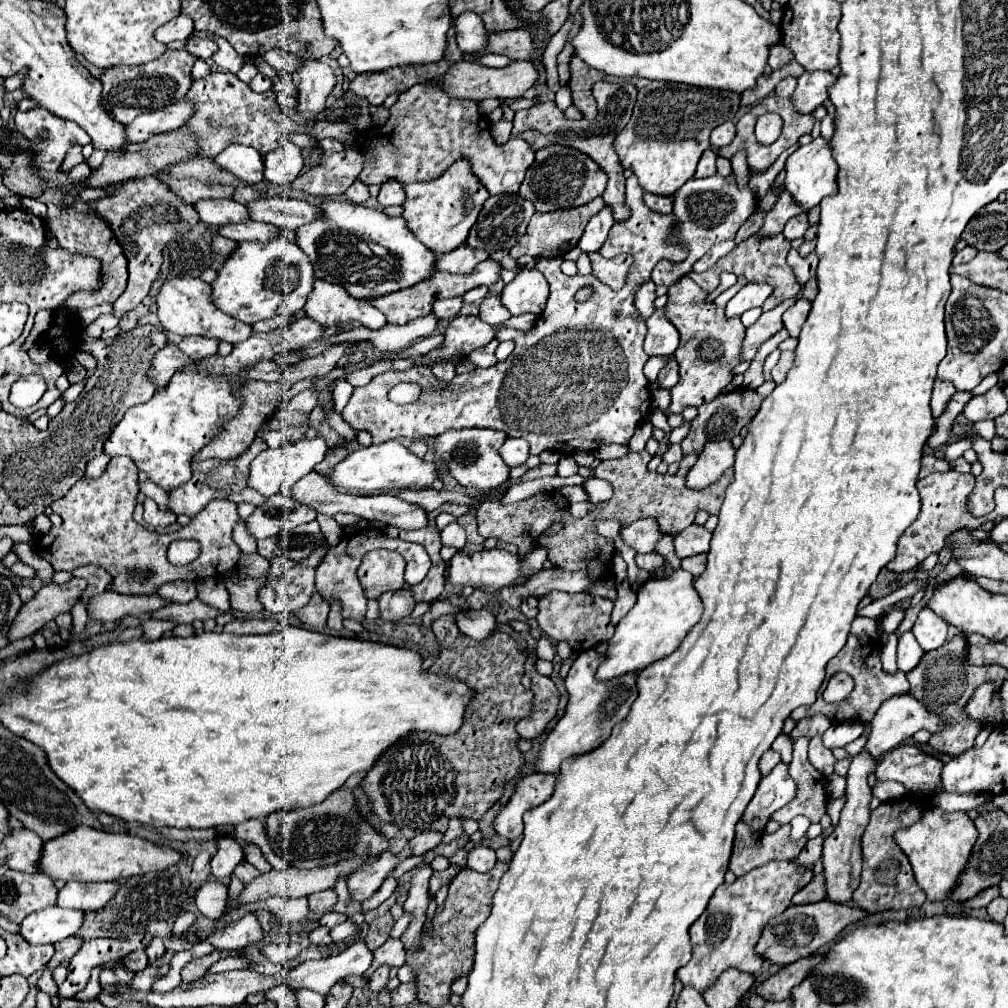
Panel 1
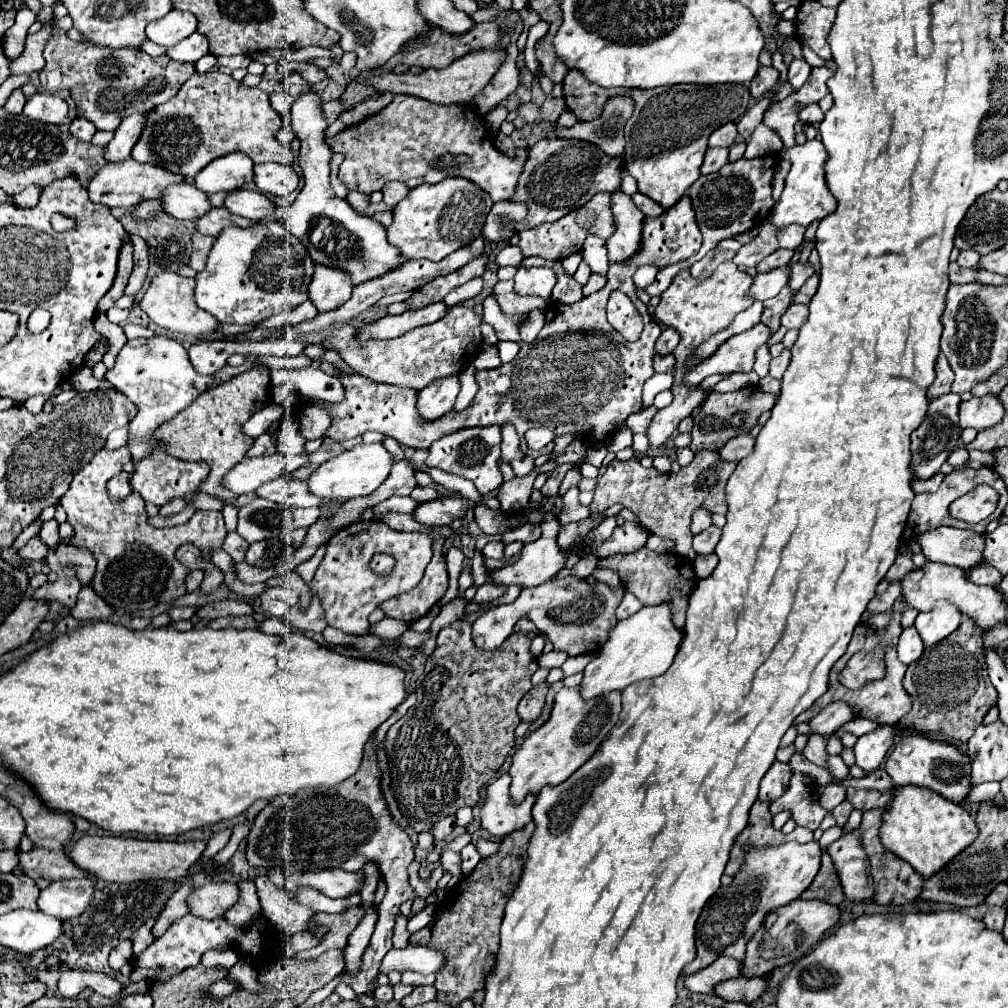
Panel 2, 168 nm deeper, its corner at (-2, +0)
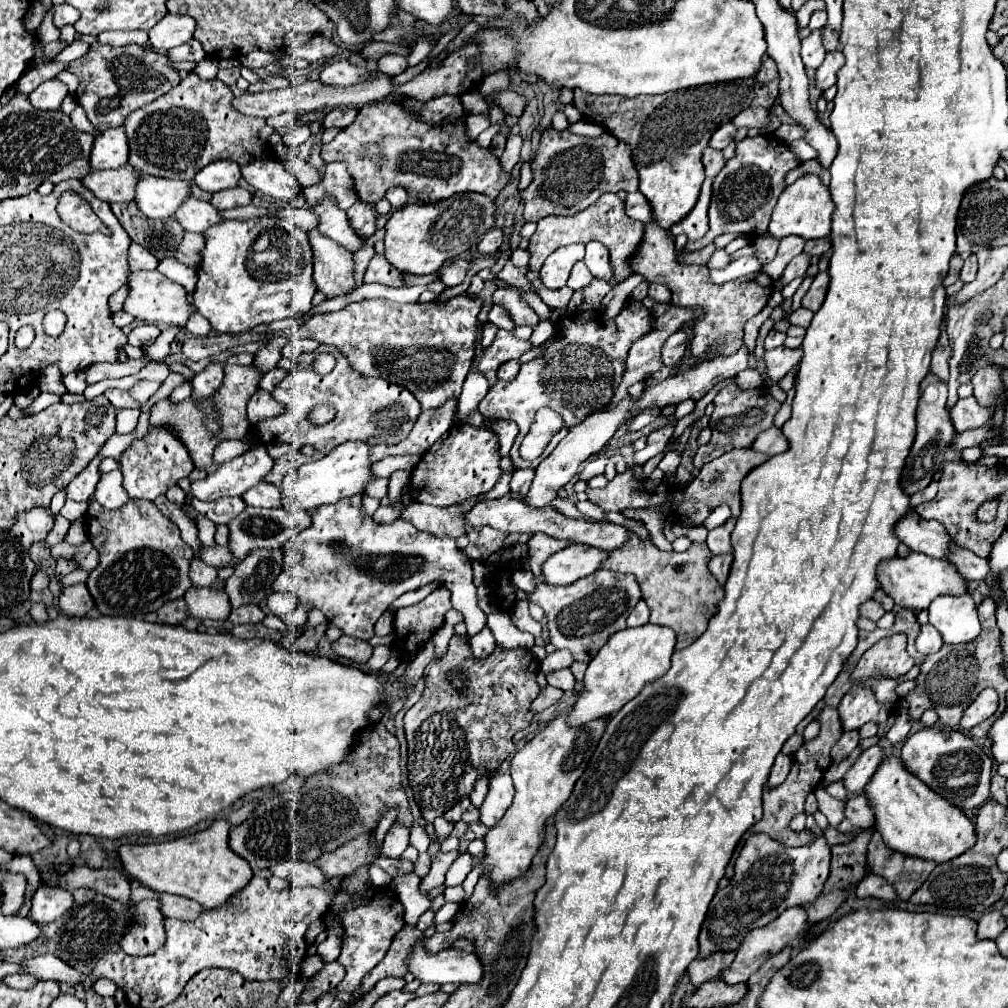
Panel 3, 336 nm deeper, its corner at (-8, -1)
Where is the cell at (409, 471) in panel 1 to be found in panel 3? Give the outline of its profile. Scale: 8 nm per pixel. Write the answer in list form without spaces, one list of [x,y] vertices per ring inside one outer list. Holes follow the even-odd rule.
[[[343,442],[321,460],[303,464],[299,470],[285,474],[281,482],[283,508],[311,512],[323,504],[333,504],[339,498],[361,494],[371,476],[373,474],[371,474],[371,462],[369,462],[369,446],[365,442]]]

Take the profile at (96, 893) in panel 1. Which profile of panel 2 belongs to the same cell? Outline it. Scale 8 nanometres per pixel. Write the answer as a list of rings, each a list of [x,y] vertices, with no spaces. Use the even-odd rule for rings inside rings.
[[[91,877],[61,879],[61,881],[53,881],[47,889],[41,891],[37,905],[39,911],[47,915],[71,919],[77,917],[77,913],[85,913],[91,899],[93,899]]]

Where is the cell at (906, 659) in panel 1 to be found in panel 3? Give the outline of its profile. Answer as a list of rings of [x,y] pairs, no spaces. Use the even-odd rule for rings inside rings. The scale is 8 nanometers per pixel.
[[[925,624],[925,626],[921,626],[921,632],[915,640],[915,646],[921,654],[933,654],[943,646],[943,638],[931,624]]]

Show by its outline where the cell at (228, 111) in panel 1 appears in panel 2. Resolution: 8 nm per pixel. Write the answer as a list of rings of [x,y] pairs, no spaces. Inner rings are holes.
[[[195,73],[183,83],[175,97],[149,111],[147,127],[133,147],[131,157],[139,163],[159,165],[173,173],[195,177],[213,159],[241,151],[243,131],[243,135],[247,135],[243,141],[247,143],[247,153],[253,163],[257,163],[257,159],[289,159],[289,167],[293,167],[295,157],[291,149],[277,141],[281,125],[281,115],[269,105],[269,95],[265,91],[257,87],[249,89],[227,73]],[[247,115],[251,115],[253,121],[245,121],[243,127],[243,117],[247,119]]]

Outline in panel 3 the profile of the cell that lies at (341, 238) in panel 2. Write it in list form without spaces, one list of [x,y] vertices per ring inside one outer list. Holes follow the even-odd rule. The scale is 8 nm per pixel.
[[[325,198],[321,204],[311,208],[313,212],[319,214],[321,224],[319,224],[319,232],[333,238],[335,242],[343,244],[347,250],[355,252],[357,248],[361,248],[363,240],[351,230],[347,214],[343,210],[339,210],[339,206],[335,204],[333,198]]]

